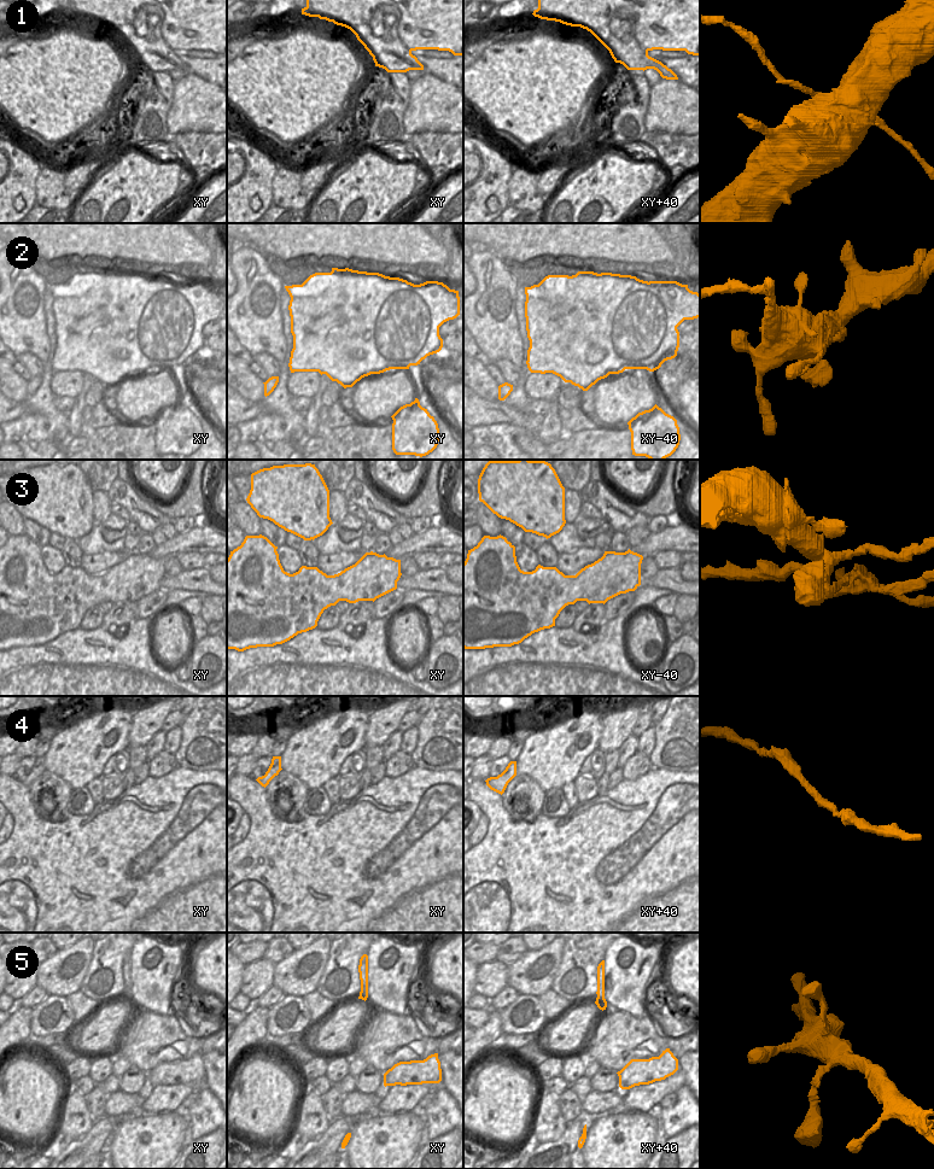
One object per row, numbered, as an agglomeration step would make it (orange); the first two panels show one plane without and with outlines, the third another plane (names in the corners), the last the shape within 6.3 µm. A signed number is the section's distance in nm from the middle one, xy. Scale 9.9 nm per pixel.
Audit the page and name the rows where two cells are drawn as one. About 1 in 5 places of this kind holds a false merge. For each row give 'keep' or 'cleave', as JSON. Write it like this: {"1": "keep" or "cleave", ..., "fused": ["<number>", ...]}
{"1": "cleave", "2": "keep", "3": "cleave", "4": "keep", "5": "keep", "fused": ["1", "3"]}

